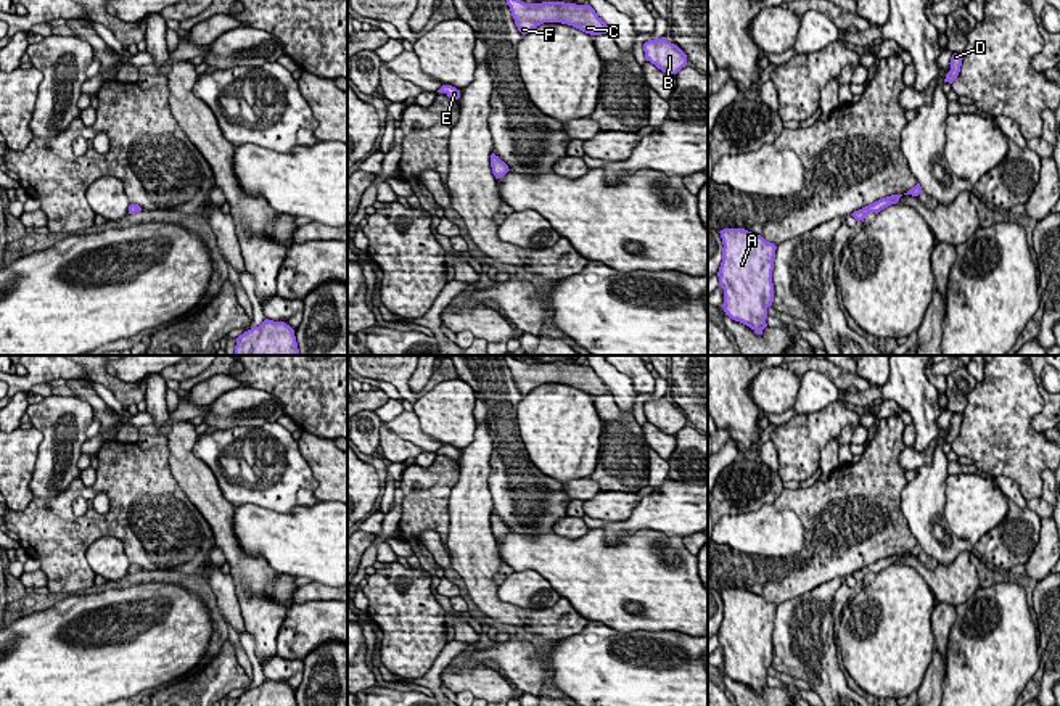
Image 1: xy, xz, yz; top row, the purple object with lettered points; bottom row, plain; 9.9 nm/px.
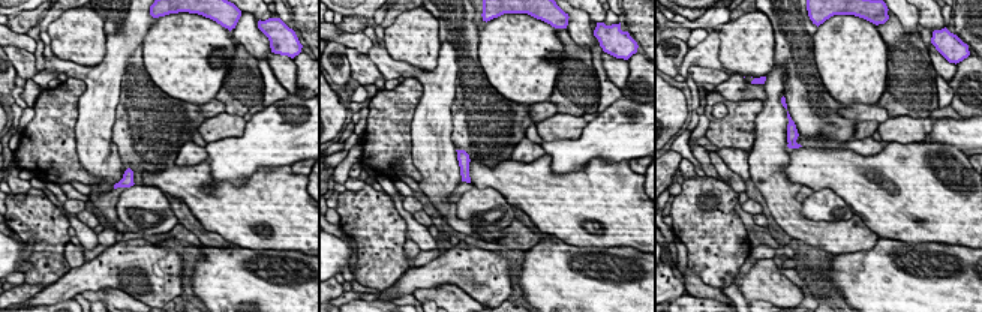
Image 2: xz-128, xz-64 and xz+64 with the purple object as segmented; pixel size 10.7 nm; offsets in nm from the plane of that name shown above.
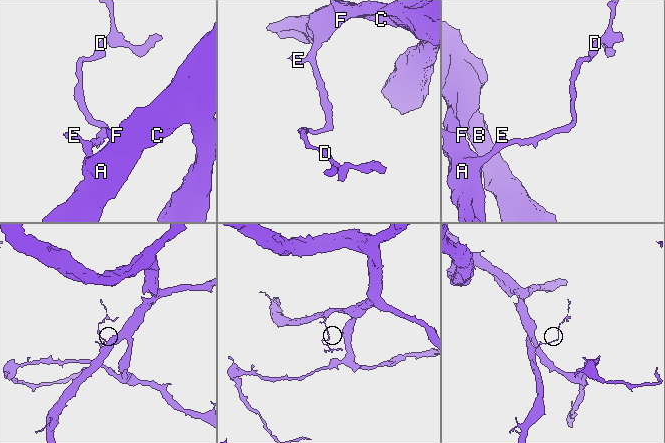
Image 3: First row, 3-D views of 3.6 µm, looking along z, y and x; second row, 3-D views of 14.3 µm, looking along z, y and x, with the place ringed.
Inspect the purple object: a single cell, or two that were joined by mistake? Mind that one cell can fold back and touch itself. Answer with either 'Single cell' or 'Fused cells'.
Single cell

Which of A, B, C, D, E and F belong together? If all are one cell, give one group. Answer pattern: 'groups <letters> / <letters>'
groups A B C D E F

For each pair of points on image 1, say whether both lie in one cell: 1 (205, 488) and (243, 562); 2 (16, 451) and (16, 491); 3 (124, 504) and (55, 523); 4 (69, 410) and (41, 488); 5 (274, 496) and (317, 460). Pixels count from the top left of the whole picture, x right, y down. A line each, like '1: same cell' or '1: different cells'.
1: same cell
2: same cell
3: same cell
4: same cell
5: different cells

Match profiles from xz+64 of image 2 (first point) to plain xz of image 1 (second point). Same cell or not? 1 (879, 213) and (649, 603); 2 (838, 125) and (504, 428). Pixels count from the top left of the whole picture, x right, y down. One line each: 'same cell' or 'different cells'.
1: same cell
2: same cell

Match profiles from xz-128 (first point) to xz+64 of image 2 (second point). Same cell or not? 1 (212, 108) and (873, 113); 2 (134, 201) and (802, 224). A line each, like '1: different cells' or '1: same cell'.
1: same cell
2: different cells

